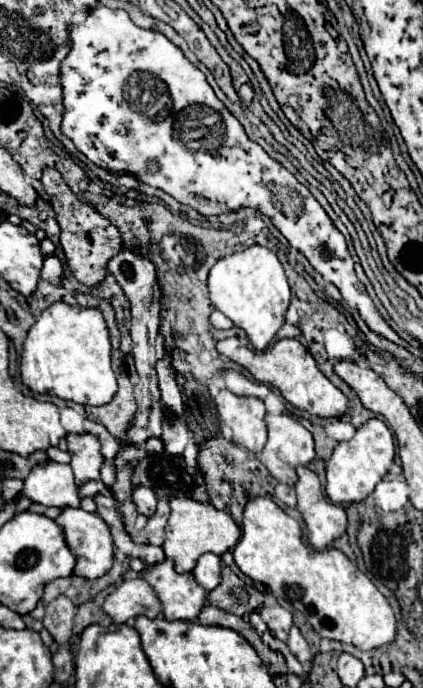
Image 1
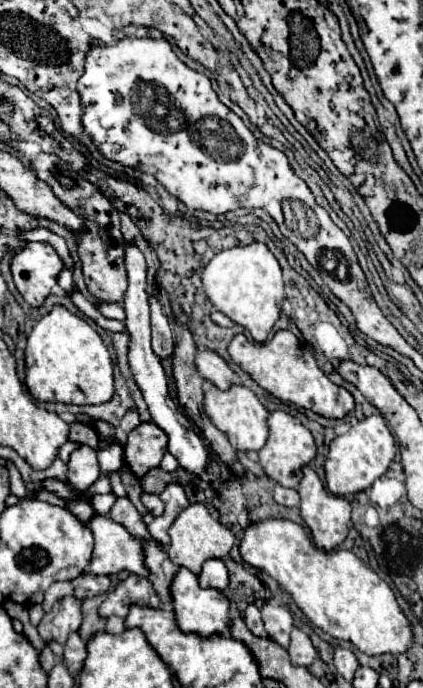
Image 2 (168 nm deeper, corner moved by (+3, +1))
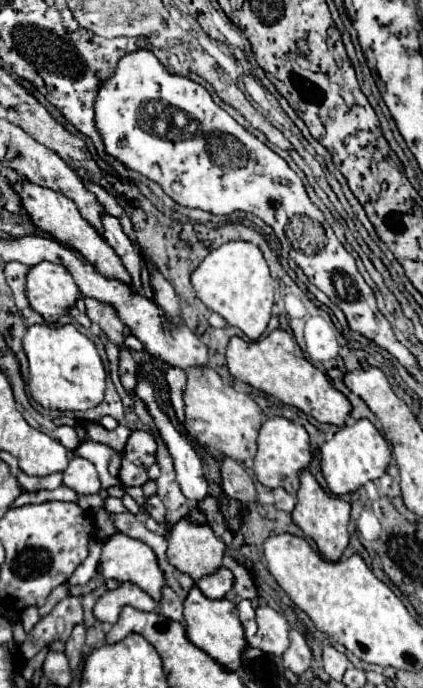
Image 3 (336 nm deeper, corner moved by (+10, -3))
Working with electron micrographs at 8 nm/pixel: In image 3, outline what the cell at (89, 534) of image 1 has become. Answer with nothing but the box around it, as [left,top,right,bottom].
[98,533,166,601]

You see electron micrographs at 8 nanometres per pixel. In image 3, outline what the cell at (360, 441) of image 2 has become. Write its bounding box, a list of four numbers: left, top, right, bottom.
[320,419,392,495]

